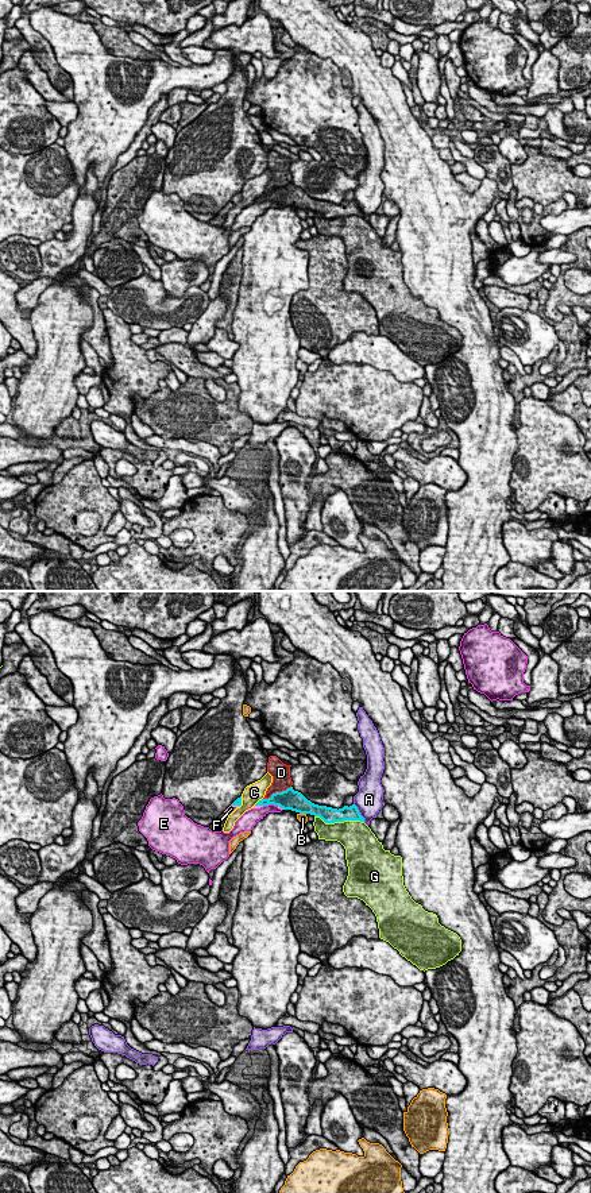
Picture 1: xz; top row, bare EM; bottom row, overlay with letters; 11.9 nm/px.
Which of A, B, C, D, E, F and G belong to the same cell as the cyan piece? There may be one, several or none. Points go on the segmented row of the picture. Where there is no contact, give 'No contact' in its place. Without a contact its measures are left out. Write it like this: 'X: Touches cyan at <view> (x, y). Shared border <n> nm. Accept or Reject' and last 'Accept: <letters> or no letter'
A: Touches cyan at xz (359, 813). Shared border 260 nm. Reject
B: Touches cyan at xz (302, 813). Shared border 80 nm. Reject
C: Touches cyan at xz (259, 800). Shared border 140 nm. Reject
D: Touches cyan at xz (277, 792). Shared border 380 nm. Reject
E: Touches cyan at xz (270, 803). Shared border 180 nm. Reject
F: Touches cyan at xz (235, 805). Shared border 110 nm. Accept
G: Touches cyan at xz (339, 821). Shared border 600 nm. Reject
Accept: F

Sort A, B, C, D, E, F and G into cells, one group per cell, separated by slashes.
A / B / C / D / E / F / G

